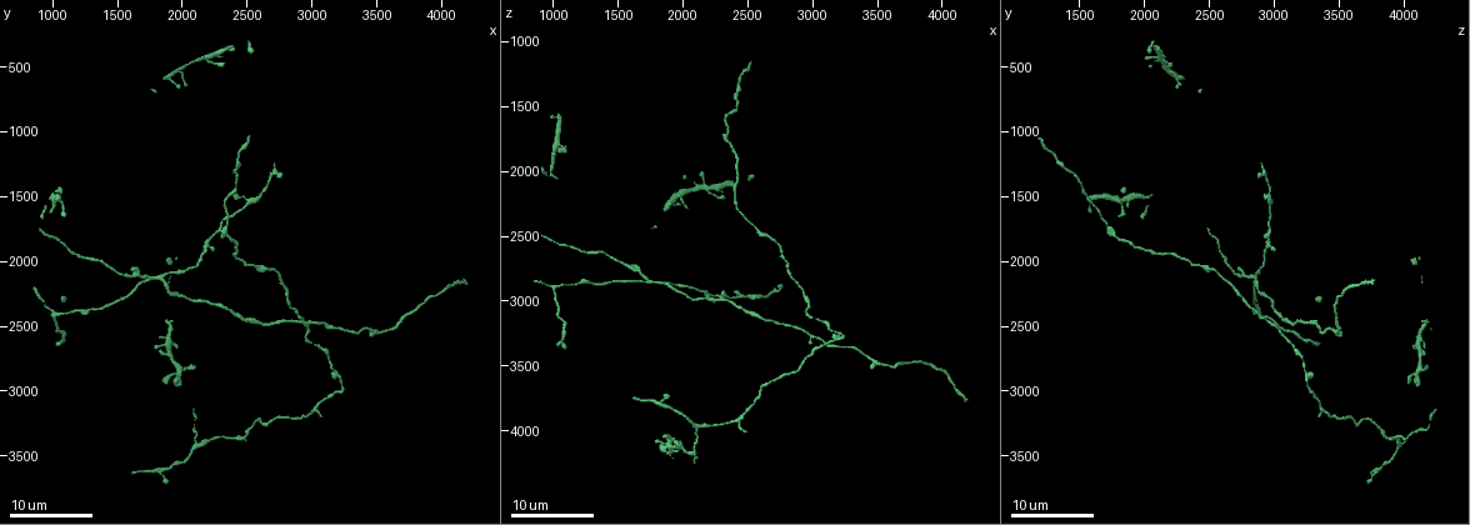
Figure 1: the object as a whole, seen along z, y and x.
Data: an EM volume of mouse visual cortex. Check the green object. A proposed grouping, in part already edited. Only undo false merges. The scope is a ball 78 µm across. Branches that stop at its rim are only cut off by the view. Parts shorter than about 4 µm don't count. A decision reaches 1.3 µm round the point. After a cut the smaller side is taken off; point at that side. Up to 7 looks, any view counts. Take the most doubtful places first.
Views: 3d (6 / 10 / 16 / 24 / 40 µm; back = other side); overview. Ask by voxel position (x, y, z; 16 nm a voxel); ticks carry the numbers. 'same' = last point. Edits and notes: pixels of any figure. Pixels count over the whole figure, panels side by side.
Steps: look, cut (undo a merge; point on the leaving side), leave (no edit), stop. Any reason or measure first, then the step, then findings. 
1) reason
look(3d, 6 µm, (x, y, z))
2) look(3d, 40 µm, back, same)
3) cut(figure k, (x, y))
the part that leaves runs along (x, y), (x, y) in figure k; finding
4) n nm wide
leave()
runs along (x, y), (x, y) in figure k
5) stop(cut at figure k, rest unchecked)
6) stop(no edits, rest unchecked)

a fork
look(3d, 24 µm, (1860, 2100, 2880))

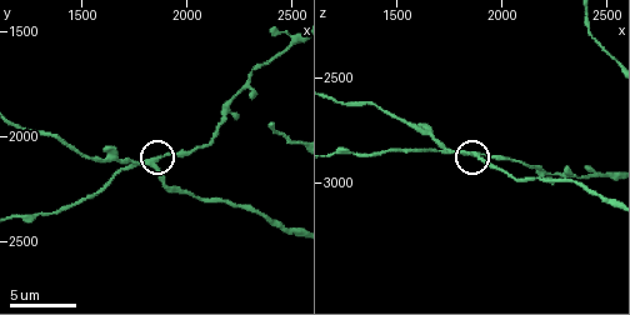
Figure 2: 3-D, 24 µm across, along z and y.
look(3d, 6 µm, same)

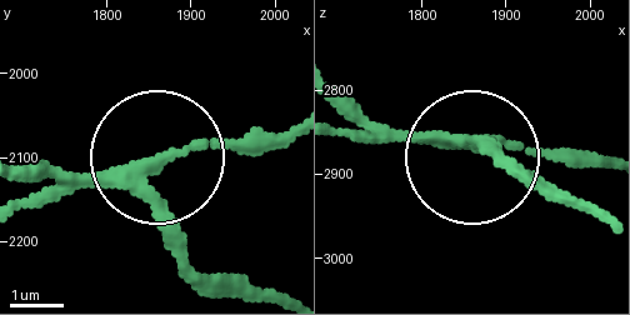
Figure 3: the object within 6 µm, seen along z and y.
cut(figure 3, (31, 160))
the part that leaves runs along (106, 184), (141, 198), (195, 265), (249, 286) in figure 3; two neurons meet here

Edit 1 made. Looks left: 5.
side arm on a straight run
look(3d, 6 µm, (2290, 1760, 2950))

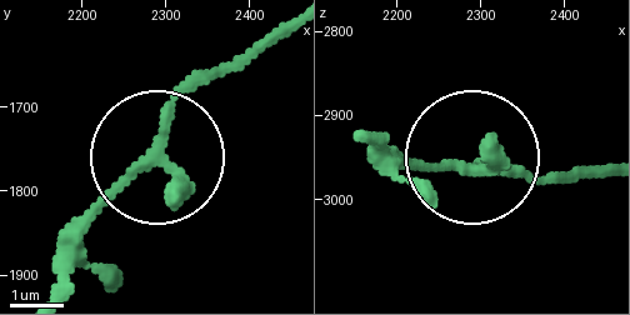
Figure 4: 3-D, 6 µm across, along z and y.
leave()
all the same neuron

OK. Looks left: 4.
look(overview)

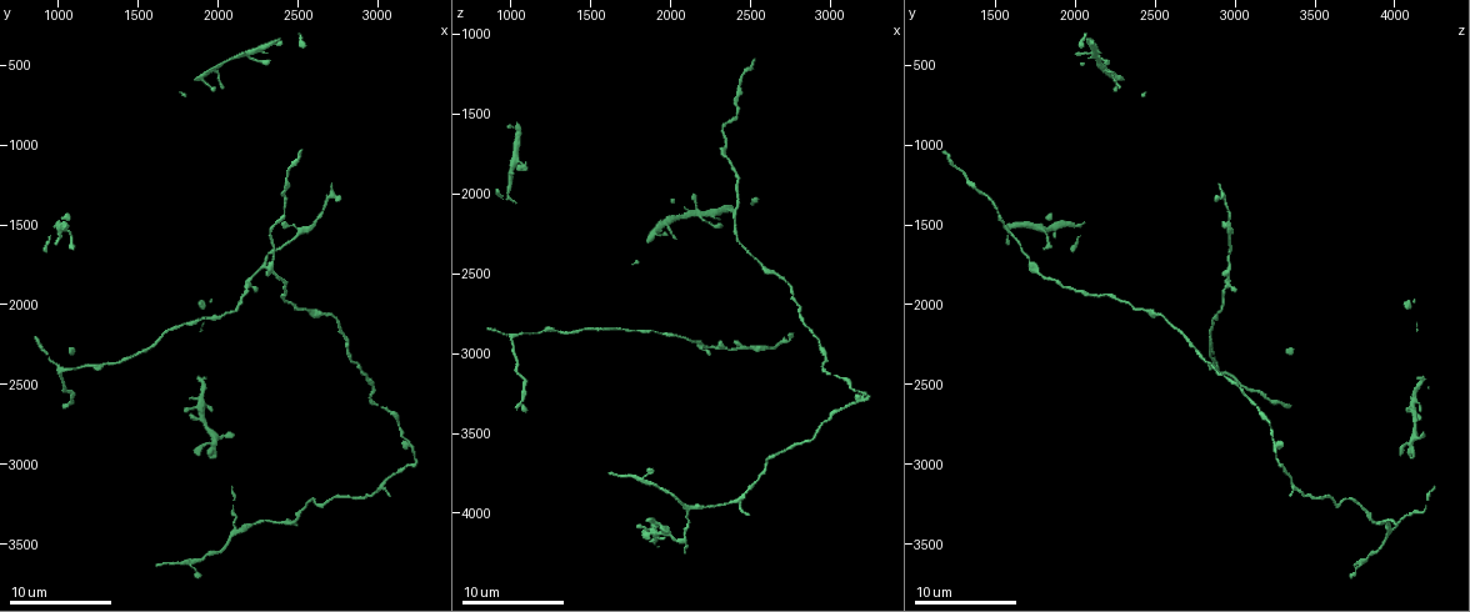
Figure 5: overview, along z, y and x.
a narrow waist
look(3d, 10 µm, (3220, 2940, 3260))

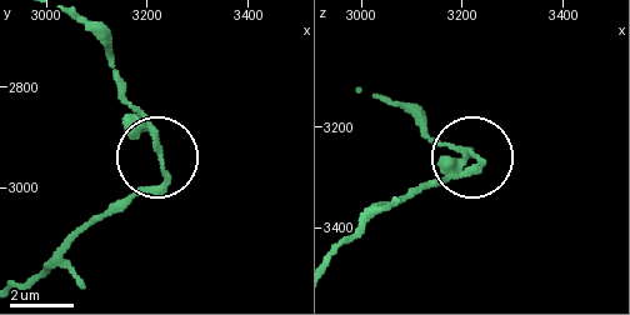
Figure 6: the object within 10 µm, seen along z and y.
160 nm wide
leave()
runs along (383, 96), (430, 141), (476, 158), (425, 188) in figure 6; all the same neuron

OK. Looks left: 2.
stop(cut at figure 3, rest unchecked)

